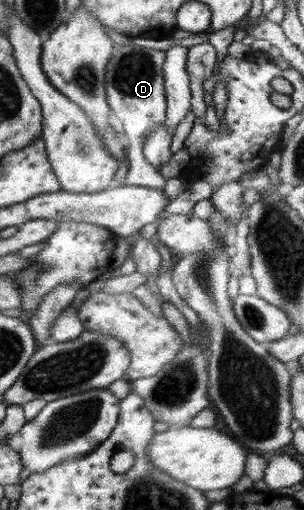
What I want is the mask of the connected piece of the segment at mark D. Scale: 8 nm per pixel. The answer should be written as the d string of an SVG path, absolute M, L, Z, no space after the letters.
M116 45L105 70L105 89L109 110L123 124L128 172L126 185L146 186L163 191L166 180L146 159L143 146L150 133L166 120L167 100L163 77L165 51L139 46Z

